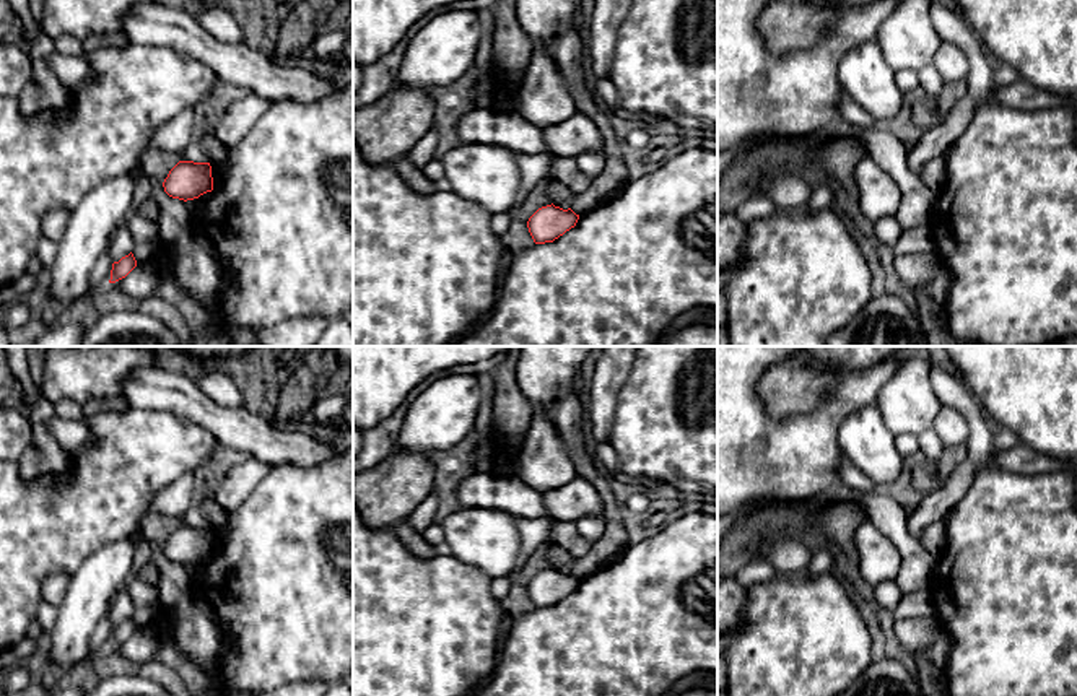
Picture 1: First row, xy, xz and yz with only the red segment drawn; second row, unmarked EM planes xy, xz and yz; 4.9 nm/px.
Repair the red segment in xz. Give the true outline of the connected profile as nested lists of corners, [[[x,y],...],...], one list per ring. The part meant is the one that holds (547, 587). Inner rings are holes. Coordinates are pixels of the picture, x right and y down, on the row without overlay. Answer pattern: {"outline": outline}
{"outline": [[[547,569],[538,572],[527,585],[529,597],[535,608],[553,607],[576,590],[579,579],[571,572]]]}

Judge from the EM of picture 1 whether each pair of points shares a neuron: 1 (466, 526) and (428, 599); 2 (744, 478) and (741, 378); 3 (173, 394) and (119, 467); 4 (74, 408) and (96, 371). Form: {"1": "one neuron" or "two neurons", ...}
{"1": "two neurons", "2": "one neuron", "3": "two neurons", "4": "two neurons"}

